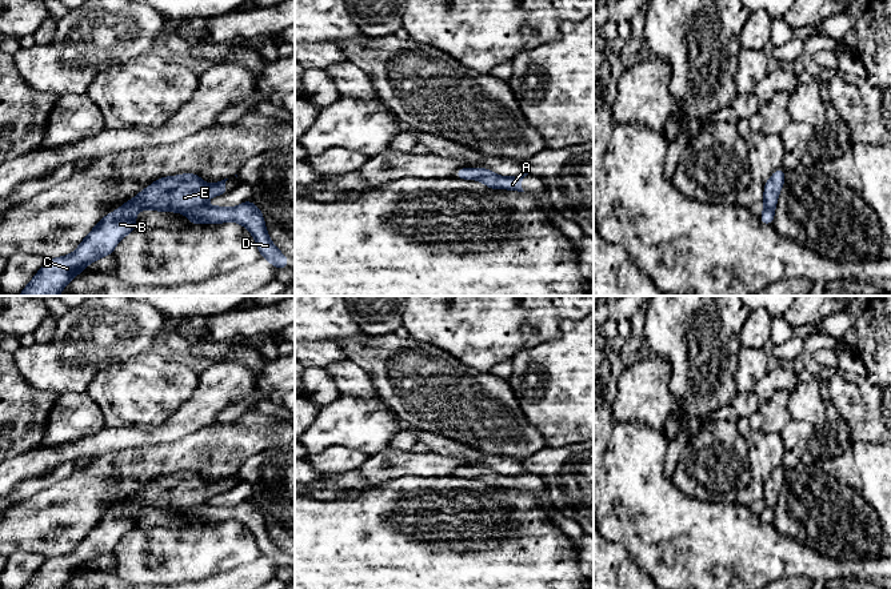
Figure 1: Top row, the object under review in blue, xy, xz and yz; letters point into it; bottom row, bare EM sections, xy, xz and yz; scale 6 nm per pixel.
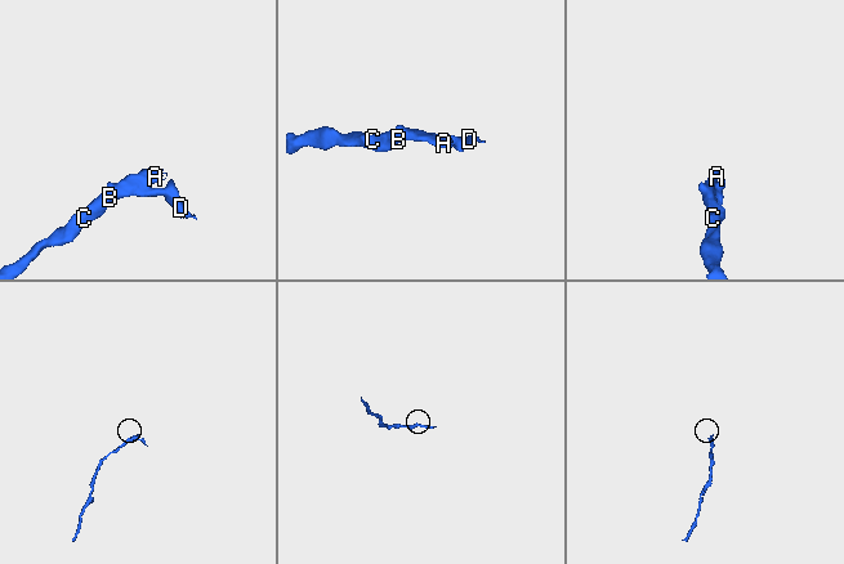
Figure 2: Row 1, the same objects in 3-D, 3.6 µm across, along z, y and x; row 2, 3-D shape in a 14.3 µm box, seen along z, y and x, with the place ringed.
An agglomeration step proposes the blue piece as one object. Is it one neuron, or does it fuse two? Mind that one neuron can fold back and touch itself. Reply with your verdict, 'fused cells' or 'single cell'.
single cell

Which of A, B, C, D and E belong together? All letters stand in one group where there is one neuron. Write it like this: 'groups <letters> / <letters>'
groups A B C D E

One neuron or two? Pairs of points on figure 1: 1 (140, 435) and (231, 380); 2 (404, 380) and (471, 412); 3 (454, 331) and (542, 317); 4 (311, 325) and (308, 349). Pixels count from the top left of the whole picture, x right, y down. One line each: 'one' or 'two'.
1: one
2: one
3: one
4: two

